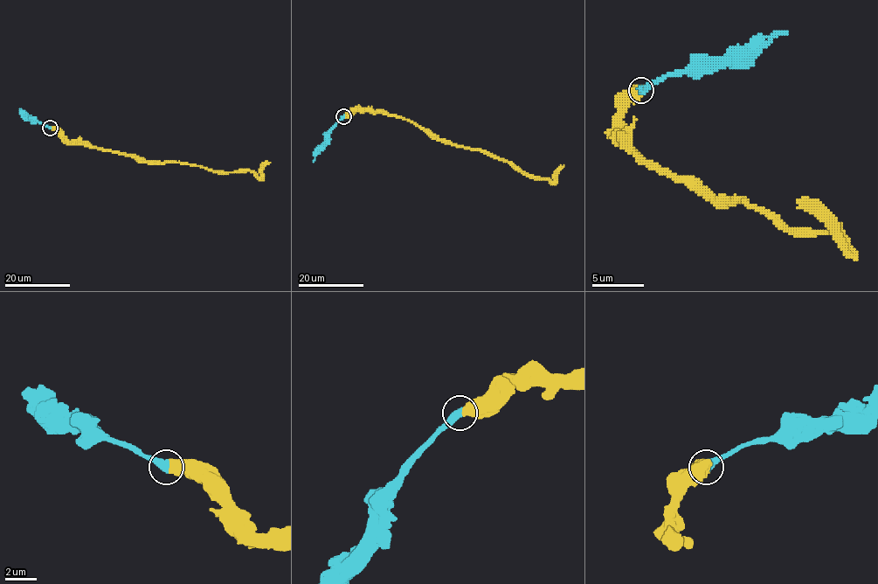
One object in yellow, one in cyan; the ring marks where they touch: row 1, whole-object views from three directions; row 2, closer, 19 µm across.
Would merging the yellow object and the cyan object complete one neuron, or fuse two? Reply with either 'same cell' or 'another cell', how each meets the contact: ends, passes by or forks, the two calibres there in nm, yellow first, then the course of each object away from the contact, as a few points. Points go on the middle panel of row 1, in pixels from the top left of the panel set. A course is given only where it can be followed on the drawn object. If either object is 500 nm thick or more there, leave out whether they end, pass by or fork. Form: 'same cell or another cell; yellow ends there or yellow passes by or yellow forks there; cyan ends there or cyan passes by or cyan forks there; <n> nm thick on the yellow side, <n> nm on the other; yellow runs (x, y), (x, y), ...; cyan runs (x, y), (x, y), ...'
same cell; 650 nm thick on the yellow side, 550 nm on the other; yellow runs (343, 116), (362, 110), (403, 117), (438, 138), (480, 149), (554, 183), (564, 165); cyan runs (343, 116), (331, 130), (313, 162)

